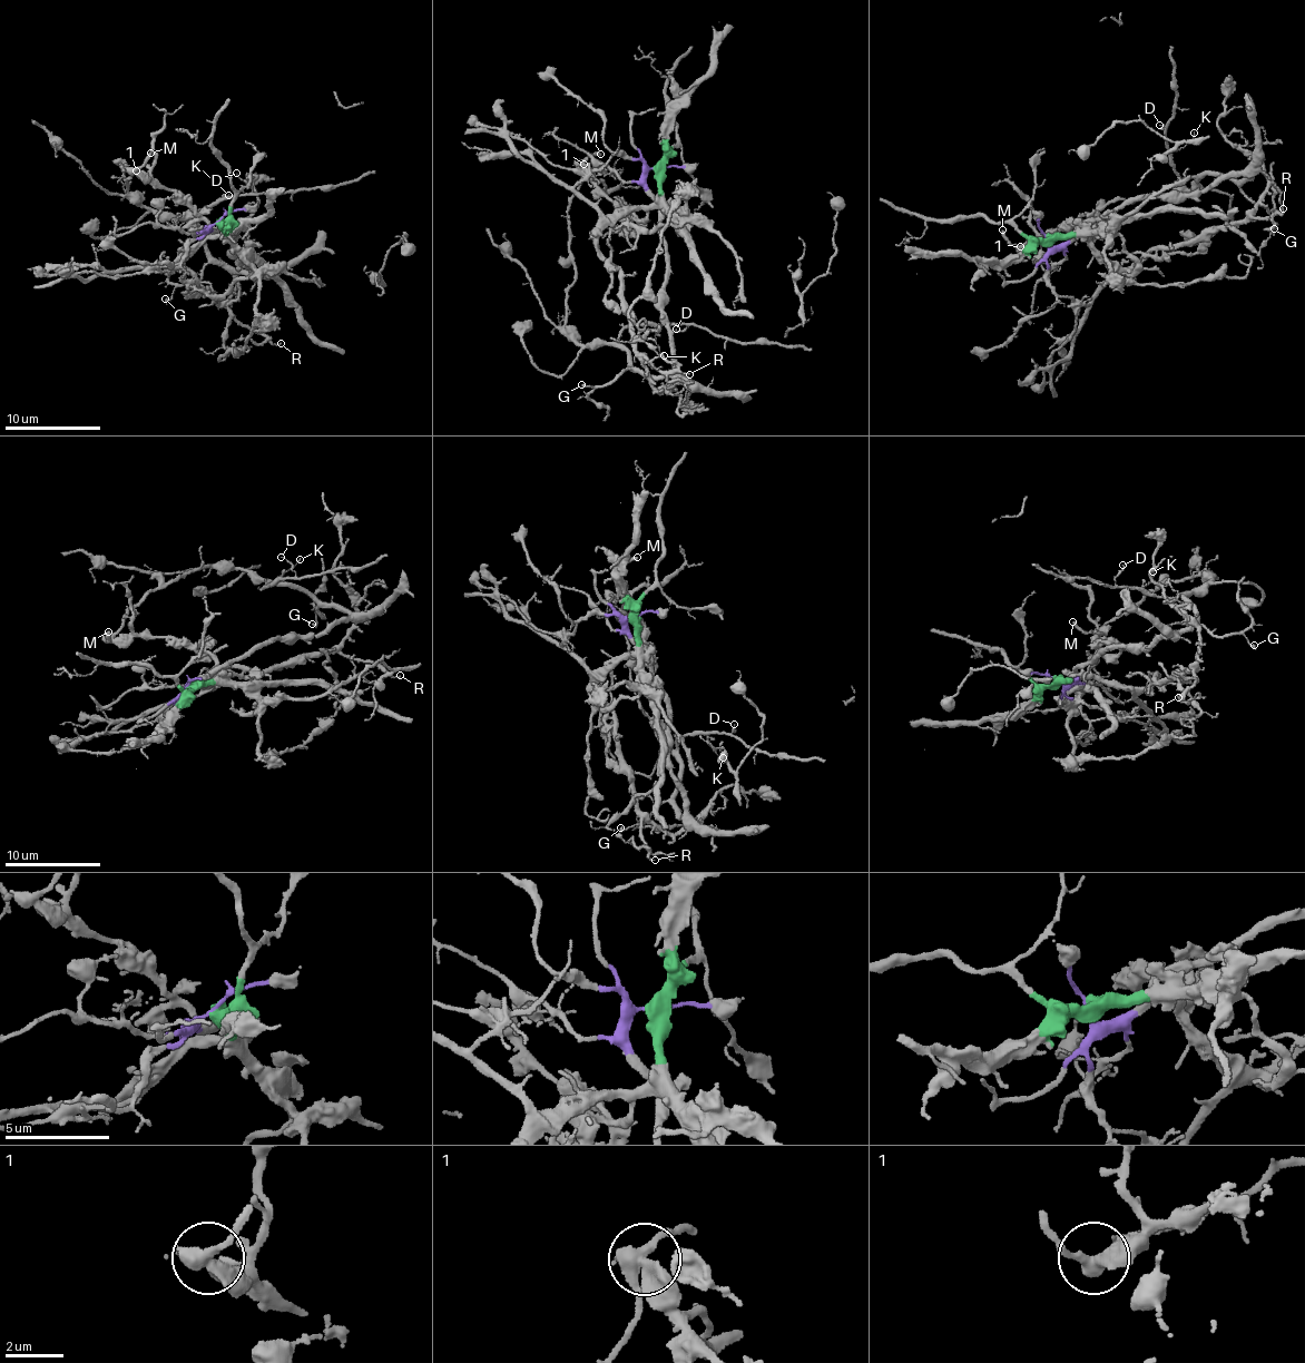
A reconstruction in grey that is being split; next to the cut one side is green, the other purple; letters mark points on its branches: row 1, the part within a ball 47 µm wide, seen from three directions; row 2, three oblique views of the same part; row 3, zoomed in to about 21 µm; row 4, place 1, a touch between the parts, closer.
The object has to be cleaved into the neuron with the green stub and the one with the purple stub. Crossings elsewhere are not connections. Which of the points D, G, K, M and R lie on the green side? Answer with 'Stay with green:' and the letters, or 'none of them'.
Stay with green: R

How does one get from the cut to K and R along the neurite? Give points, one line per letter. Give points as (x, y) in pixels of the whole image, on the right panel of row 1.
K: (1046, 241), (1071, 243), (1081, 226), (1126, 204), (1249, 179), (1176, 172), (1171, 154), (1195, 133)
R: (1046, 241), (1087, 237), (1110, 262), (1126, 268), (1165, 247), (1207, 241), (1214, 231), (1282, 208)

